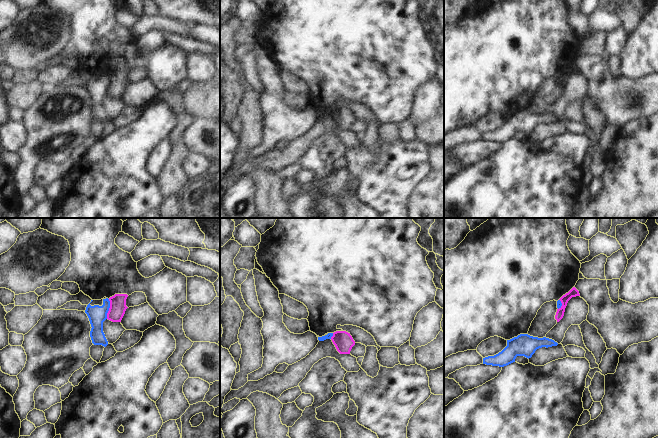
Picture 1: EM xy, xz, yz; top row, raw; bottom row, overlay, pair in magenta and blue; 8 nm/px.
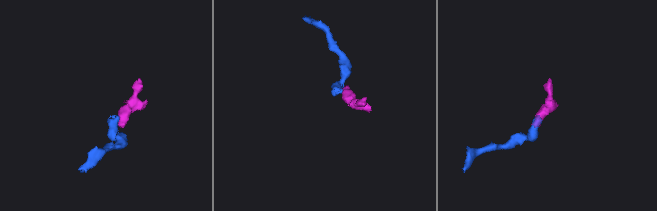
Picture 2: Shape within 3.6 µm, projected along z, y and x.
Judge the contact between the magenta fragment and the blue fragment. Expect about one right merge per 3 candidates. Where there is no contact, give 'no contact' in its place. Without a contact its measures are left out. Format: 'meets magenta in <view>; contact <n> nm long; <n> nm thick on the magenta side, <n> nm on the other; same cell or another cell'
meets magenta in xy; contact 160 nm long; 130 nm thick on the magenta side, 150 nm on the other; another cell

